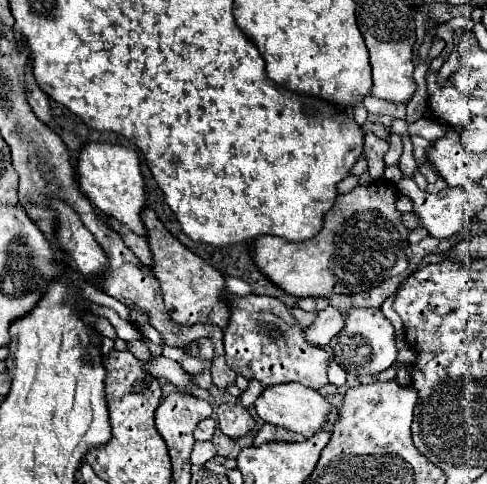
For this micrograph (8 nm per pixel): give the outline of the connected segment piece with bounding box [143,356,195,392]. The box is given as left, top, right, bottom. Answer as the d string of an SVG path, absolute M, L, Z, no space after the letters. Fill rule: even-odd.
M165 356L153 358L149 364L143 364L143 370L153 374L155 378L165 378L165 380L173 382L179 390L187 388L187 392L193 392L193 388L195 388L195 384L191 382L191 376L187 376L187 372L175 360L169 360Z

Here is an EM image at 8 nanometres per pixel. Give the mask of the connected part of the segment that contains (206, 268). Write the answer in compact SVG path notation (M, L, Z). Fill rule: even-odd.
M143 208L141 220L147 230L147 242L153 254L151 270L161 284L163 302L171 320L175 320L181 326L215 324L219 328L225 328L229 320L229 310L225 304L223 274L217 272L211 264L207 264L203 258L193 254L191 250L187 250L177 238L173 238L151 208Z

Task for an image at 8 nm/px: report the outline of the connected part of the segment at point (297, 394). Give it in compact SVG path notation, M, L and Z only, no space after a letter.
M275 384L265 388L259 394L259 398L255 400L255 410L263 422L273 426L285 426L287 430L295 430L305 438L309 438L323 428L323 422L327 420L331 404L313 388L307 388L301 384Z

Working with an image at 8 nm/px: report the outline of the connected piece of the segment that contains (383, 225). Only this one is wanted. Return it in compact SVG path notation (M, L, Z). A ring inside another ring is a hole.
M381 182L371 186L355 186L351 192L337 196L333 208L325 214L323 228L311 240L285 242L277 236L259 236L251 248L253 262L259 272L267 276L275 286L297 298L329 298L331 294L365 292L381 284L385 278L401 274L407 268L405 248L409 248L409 230L399 220L401 212L397 212L395 200L397 190L391 184Z

